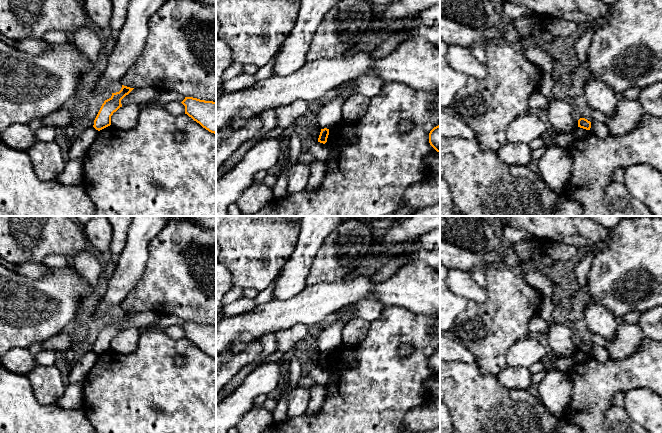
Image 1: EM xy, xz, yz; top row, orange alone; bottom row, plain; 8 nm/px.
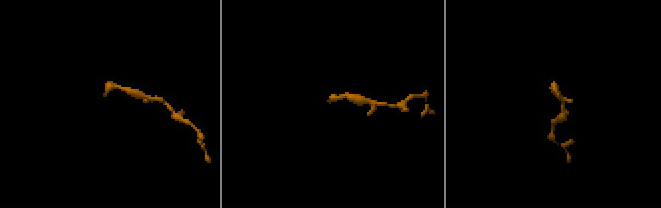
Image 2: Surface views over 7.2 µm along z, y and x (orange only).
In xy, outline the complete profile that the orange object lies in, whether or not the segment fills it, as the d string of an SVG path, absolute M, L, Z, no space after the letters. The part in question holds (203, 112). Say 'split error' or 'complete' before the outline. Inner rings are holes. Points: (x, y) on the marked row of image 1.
complete; M185 97L181 103L185 106L185 114L209 132L216 134L216 102Z

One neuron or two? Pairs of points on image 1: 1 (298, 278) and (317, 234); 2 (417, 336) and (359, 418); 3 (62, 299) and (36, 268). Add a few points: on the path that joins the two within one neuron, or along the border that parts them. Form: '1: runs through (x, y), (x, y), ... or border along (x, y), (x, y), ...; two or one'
1: runs through (298, 267), (305, 250), (310, 245); one
2: runs through (389, 335), (379, 348), (379, 390); one
3: border along (51, 268), (39, 278), (28, 278), (20, 274); two

